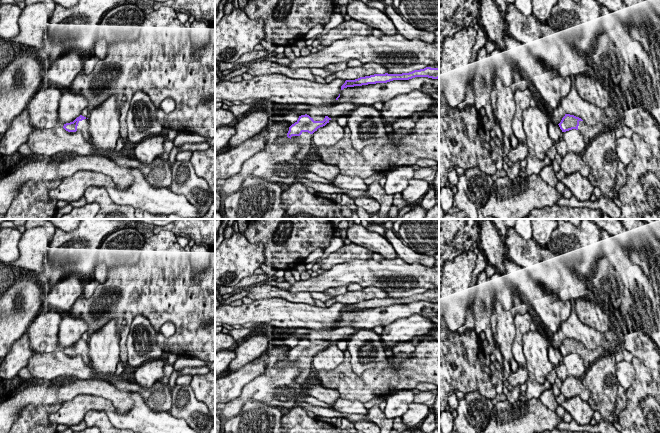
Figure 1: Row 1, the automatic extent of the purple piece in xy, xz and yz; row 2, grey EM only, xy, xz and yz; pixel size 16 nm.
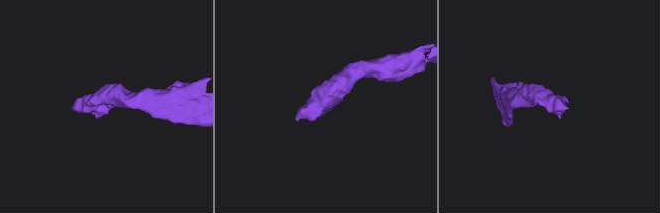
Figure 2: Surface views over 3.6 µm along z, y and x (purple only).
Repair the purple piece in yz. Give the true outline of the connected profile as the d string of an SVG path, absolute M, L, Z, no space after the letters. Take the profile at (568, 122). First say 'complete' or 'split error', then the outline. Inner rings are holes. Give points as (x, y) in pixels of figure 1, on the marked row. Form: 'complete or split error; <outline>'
split error; M565 114L558 125L562 132L566 132L572 129L578 130L583 135L585 143L589 143L591 139L599 135L603 131L604 127L602 123L589 126L585 124L581 118L570 114Z

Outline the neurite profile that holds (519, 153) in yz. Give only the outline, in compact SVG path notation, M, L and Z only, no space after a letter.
M521 142L518 143L518 146L516 148L511 148L509 153L507 154L507 157L509 161L512 163L515 163L517 161L524 160L528 155L528 146L527 144L523 144Z

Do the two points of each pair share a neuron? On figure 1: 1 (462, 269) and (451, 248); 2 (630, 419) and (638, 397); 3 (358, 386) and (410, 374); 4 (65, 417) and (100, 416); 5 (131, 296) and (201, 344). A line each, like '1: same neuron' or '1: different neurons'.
1: different neurons
2: same neuron
3: same neuron
4: different neurons
5: same neuron

